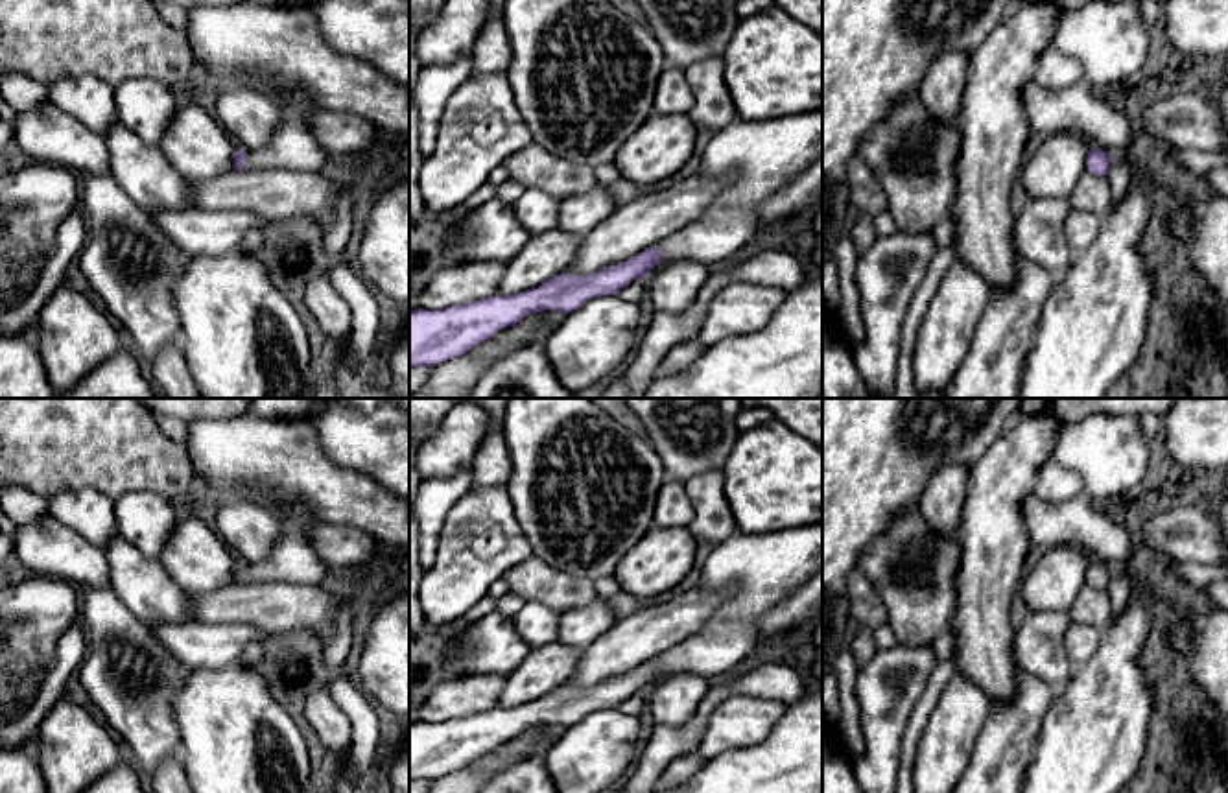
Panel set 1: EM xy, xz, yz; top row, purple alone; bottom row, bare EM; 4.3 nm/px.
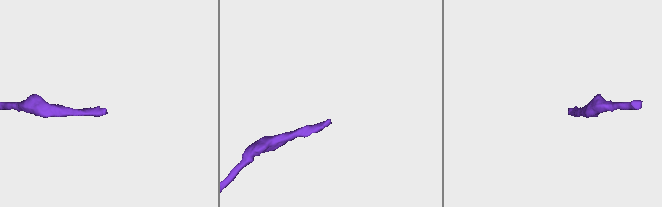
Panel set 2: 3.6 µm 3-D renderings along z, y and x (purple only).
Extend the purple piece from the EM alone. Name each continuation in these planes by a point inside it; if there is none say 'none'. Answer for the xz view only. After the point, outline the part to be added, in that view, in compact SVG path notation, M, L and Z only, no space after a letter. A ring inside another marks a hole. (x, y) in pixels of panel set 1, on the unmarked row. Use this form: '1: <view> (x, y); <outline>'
1: xz (753, 572); M822 522L780 533L736 531L732 537L710 546L699 586L706 592L719 592L721 601L710 620L695 634L656 657L662 671L699 673L710 681L732 673L760 645L758 620L821 570Z

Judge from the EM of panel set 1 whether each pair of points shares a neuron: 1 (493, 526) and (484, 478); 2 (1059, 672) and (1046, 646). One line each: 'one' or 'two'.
1: two
2: one

